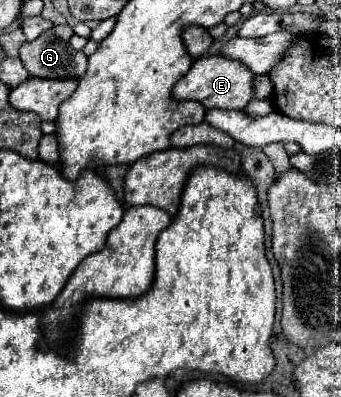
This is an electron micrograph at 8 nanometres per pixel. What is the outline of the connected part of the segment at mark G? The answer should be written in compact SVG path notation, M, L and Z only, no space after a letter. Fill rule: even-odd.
M52 26L42 32L36 40L24 42L20 48L20 60L38 78L70 78L84 76L88 66L88 56L76 52L70 46L74 30L66 26Z

